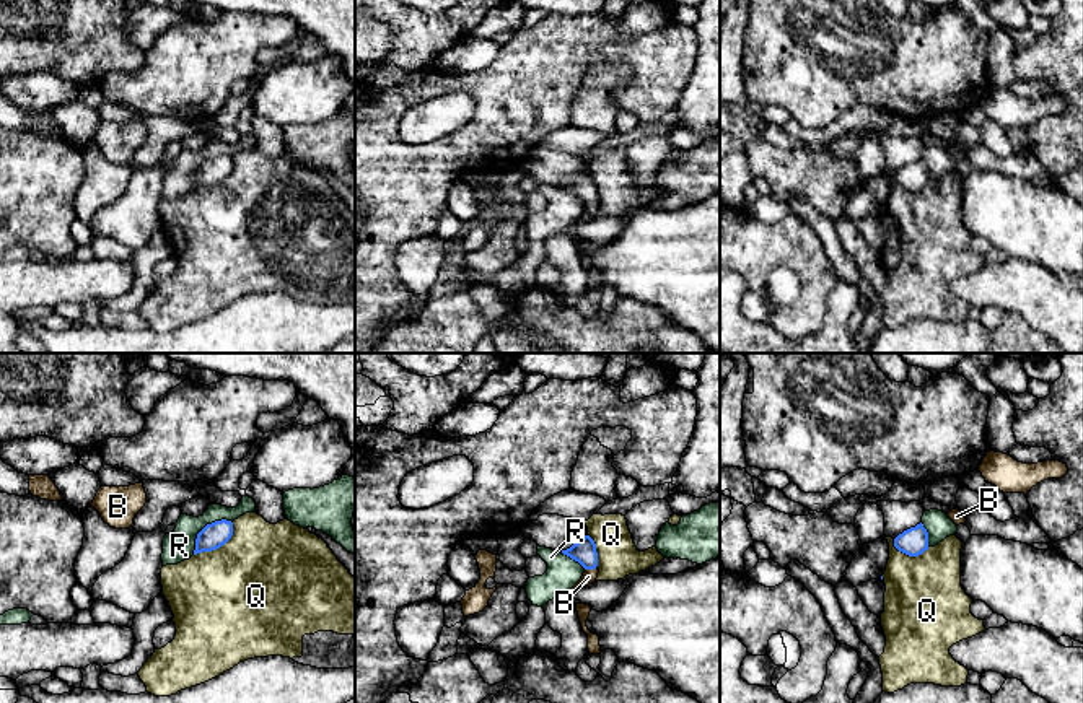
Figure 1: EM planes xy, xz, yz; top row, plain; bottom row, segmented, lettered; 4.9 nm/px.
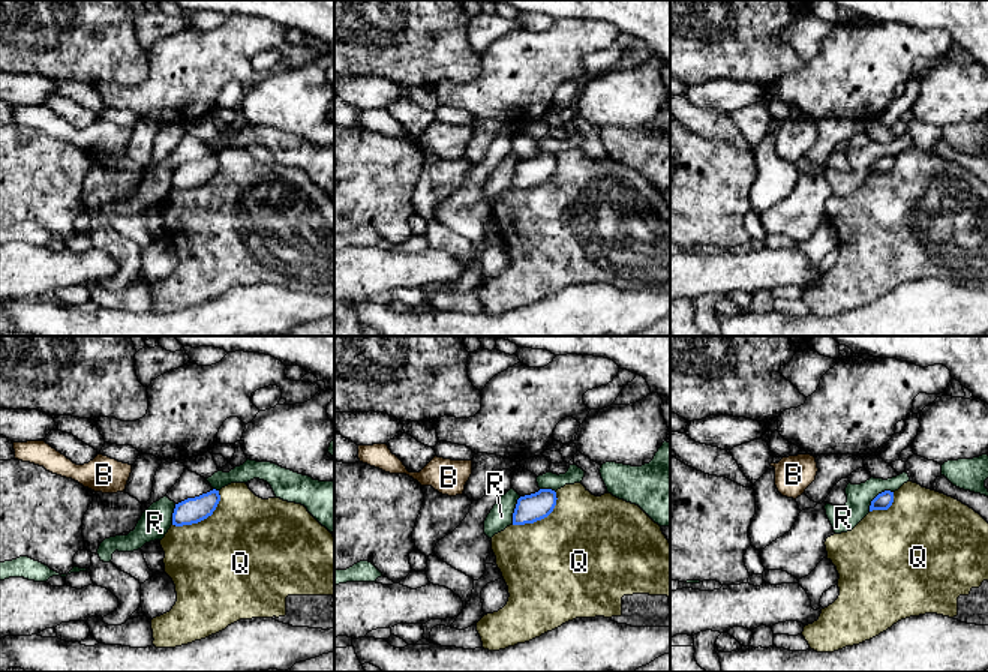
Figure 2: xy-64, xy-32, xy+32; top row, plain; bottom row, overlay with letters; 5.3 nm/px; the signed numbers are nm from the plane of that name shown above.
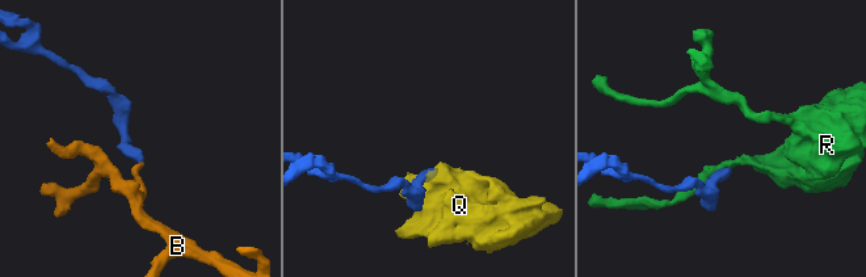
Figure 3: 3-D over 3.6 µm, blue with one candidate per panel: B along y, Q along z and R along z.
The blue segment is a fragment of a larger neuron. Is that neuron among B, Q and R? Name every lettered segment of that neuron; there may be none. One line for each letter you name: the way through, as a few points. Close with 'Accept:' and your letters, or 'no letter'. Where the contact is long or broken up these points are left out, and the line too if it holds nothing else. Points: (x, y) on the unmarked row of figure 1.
B: across xz (583, 187), (590, 204), (588, 212)
Accept: B

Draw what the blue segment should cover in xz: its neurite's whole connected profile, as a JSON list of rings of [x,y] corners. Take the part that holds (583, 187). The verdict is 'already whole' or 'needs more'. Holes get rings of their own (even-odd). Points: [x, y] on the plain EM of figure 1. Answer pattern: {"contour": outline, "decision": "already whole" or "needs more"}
{"contour": [[[585,171],[570,184],[562,186],[562,189],[578,197],[585,203],[581,215],[570,225],[572,228],[577,228],[596,216],[599,208],[598,187],[596,179],[590,171]]], "decision": "needs more"}

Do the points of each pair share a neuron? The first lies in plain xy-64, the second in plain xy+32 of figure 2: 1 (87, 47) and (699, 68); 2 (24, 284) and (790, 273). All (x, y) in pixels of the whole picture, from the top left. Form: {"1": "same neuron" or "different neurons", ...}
{"1": "same neuron", "2": "same neuron"}

